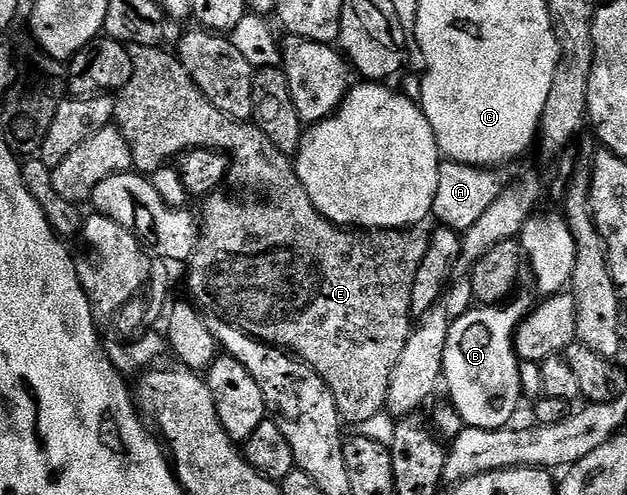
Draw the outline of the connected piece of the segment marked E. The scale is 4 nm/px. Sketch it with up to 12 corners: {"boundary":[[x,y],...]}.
{"boundary":[[130,46],[114,125],[150,176],[227,154],[195,305],[291,352],[345,423],[388,404],[416,228],[335,226],[293,159]]}

